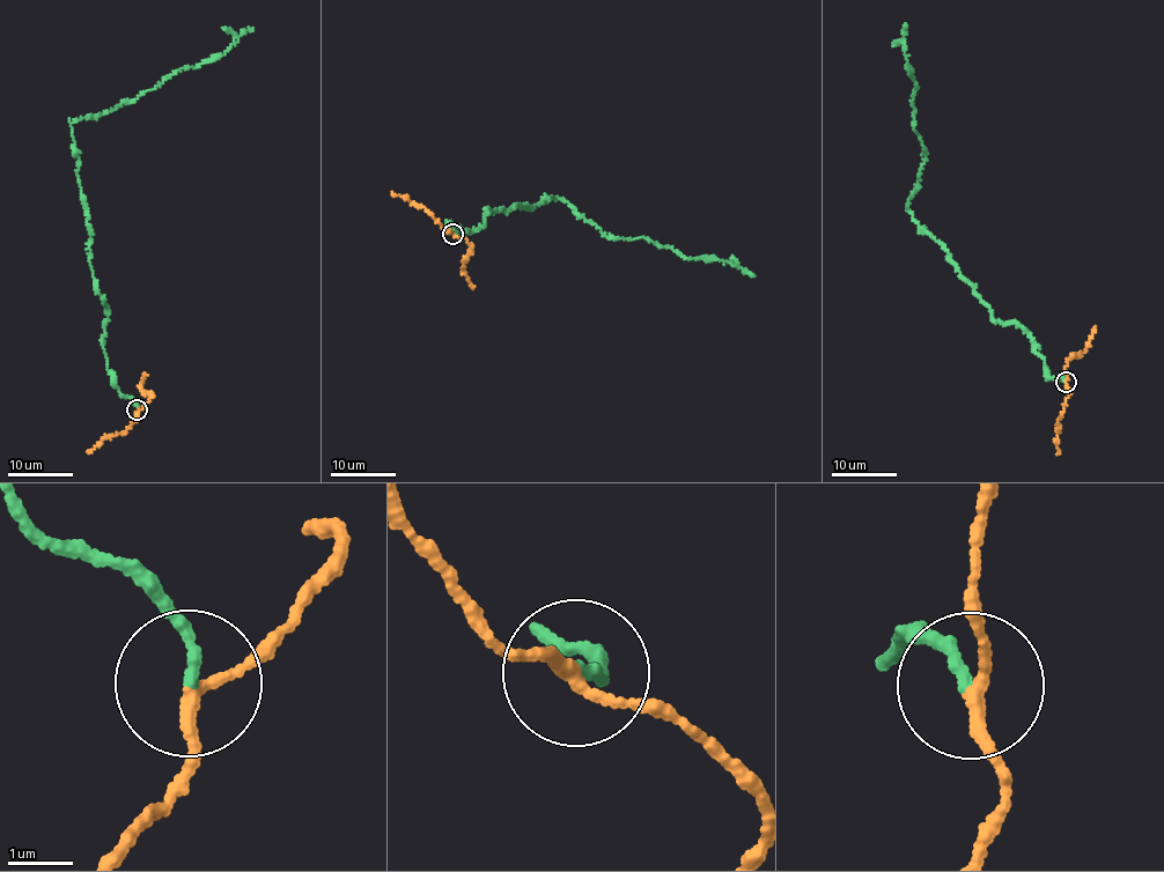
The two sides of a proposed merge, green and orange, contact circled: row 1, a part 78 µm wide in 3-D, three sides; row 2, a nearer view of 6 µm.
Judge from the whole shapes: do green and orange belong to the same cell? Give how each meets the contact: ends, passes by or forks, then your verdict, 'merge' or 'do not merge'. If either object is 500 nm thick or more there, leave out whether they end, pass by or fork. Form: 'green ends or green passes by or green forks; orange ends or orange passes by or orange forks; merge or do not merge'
green ends; orange passes by; do not merge

